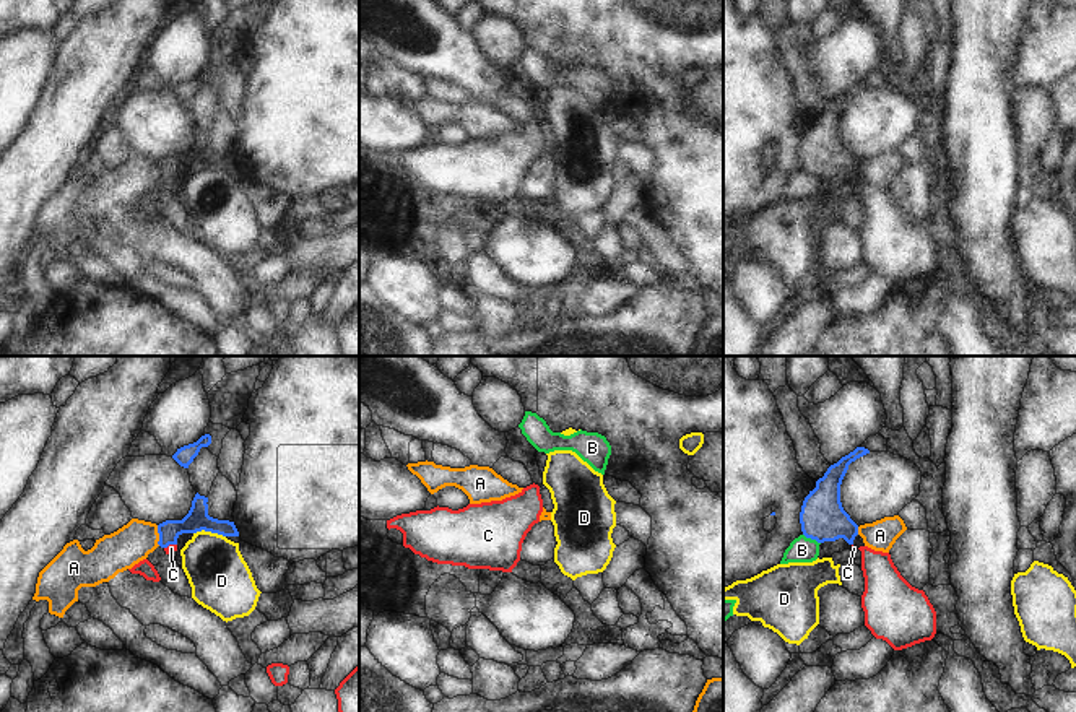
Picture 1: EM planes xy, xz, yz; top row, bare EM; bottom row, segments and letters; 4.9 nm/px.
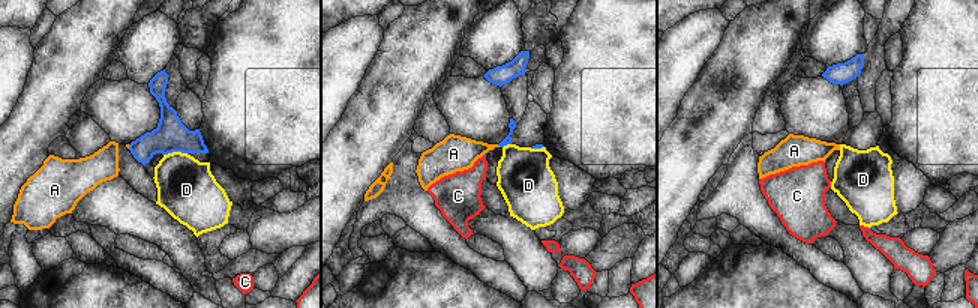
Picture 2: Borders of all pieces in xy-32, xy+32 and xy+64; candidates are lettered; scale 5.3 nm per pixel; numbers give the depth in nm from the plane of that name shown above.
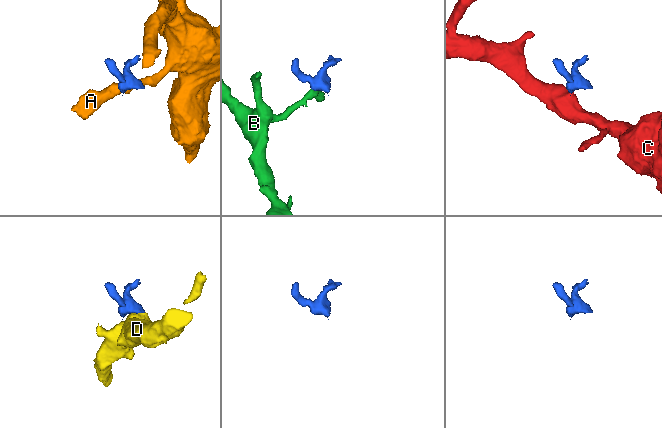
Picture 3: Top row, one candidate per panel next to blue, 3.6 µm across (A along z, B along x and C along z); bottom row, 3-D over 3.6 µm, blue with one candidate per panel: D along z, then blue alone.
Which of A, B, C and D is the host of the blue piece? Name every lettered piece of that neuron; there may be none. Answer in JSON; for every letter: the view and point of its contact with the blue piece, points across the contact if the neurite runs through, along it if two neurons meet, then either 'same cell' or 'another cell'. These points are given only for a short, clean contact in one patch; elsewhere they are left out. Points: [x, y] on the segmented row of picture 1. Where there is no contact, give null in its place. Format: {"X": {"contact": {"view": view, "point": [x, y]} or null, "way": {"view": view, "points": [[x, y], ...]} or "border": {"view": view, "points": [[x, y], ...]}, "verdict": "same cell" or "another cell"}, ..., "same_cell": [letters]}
{"A": {"contact": {"view": "xy", "point": [160, 535]}, "border": {"view": "xy", "points": [[156, 525], [160, 545]]}, "verdict": "another cell"}, "B": {"contact": {"view": "yz", "point": [811, 538]}, "border": {"view": "yz", "points": [[803, 534], [820, 543]]}, "verdict": "another cell"}, "C": {"contact": {"view": "xy", "point": [169, 543]}, "way": {"view": "xy", "points": [[197, 519], [182, 525], [169, 543], [171, 548]]}, "verdict": "same cell"}, "D": {"contact": {"view": "xy", "point": [210, 530]}, "border": {"view": "xy", "points": [[194, 532], [216, 532], [225, 537]]}, "verdict": "another cell"}, "same_cell": ["C"]}

